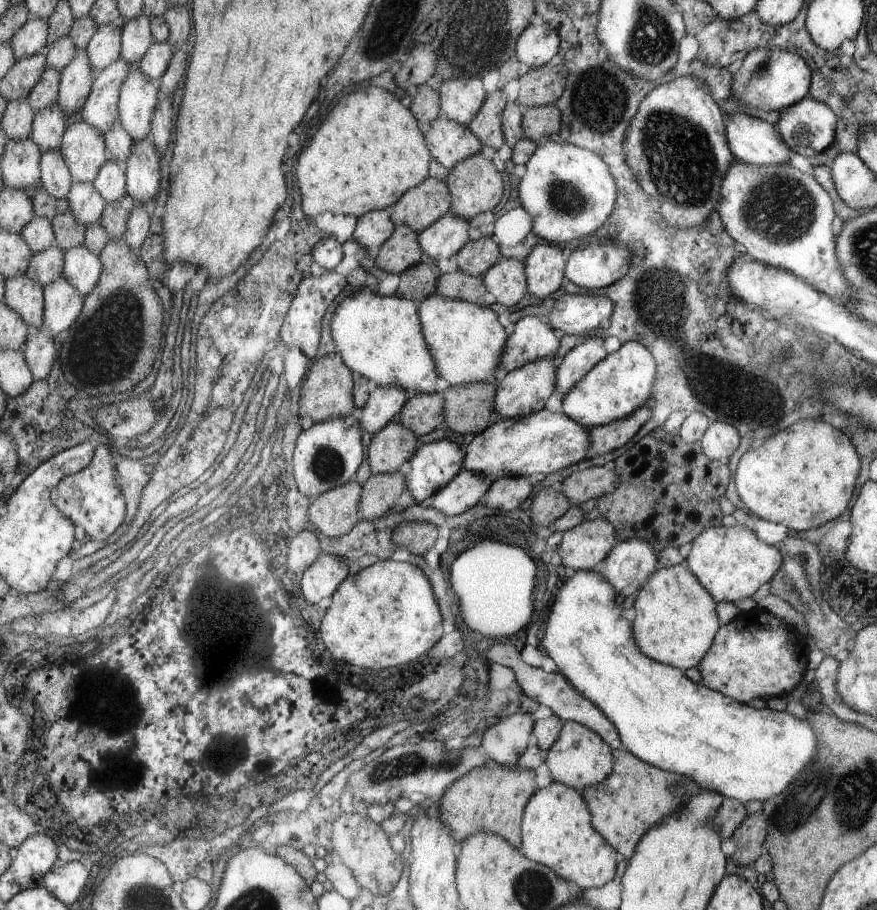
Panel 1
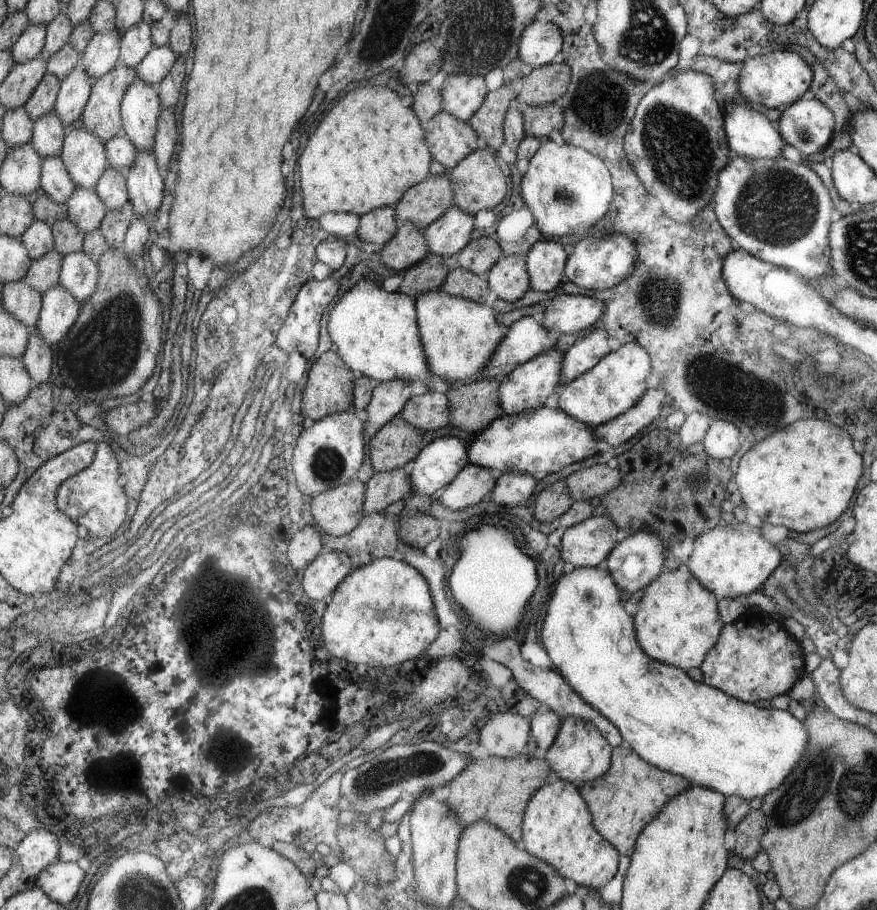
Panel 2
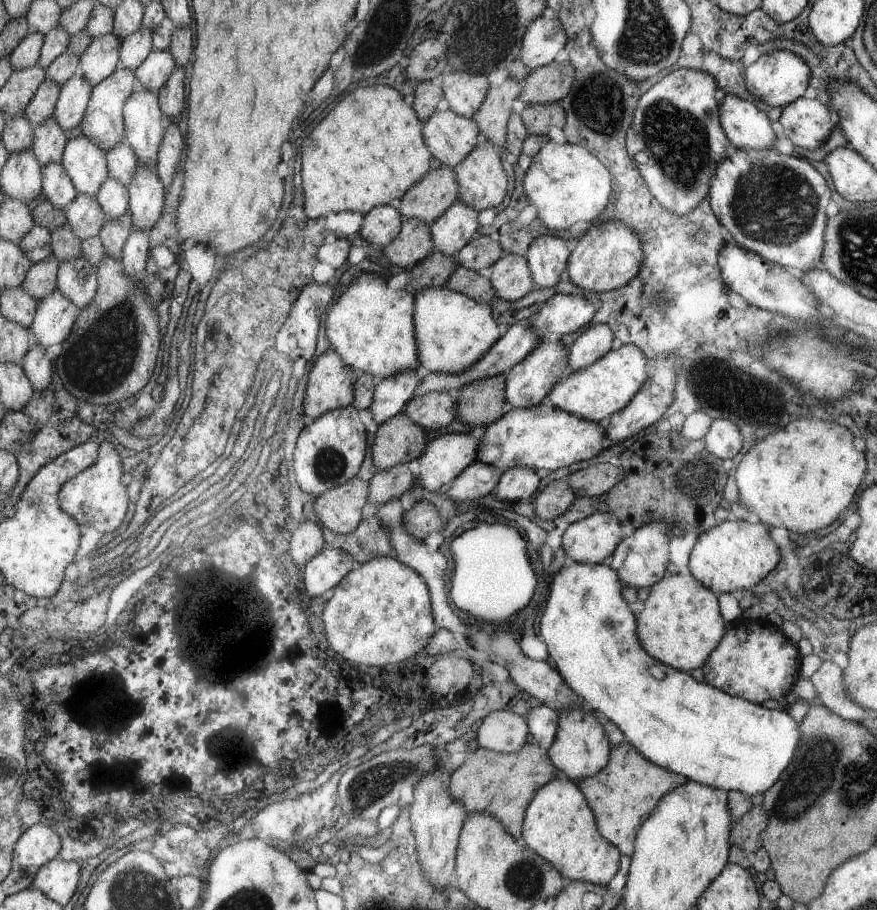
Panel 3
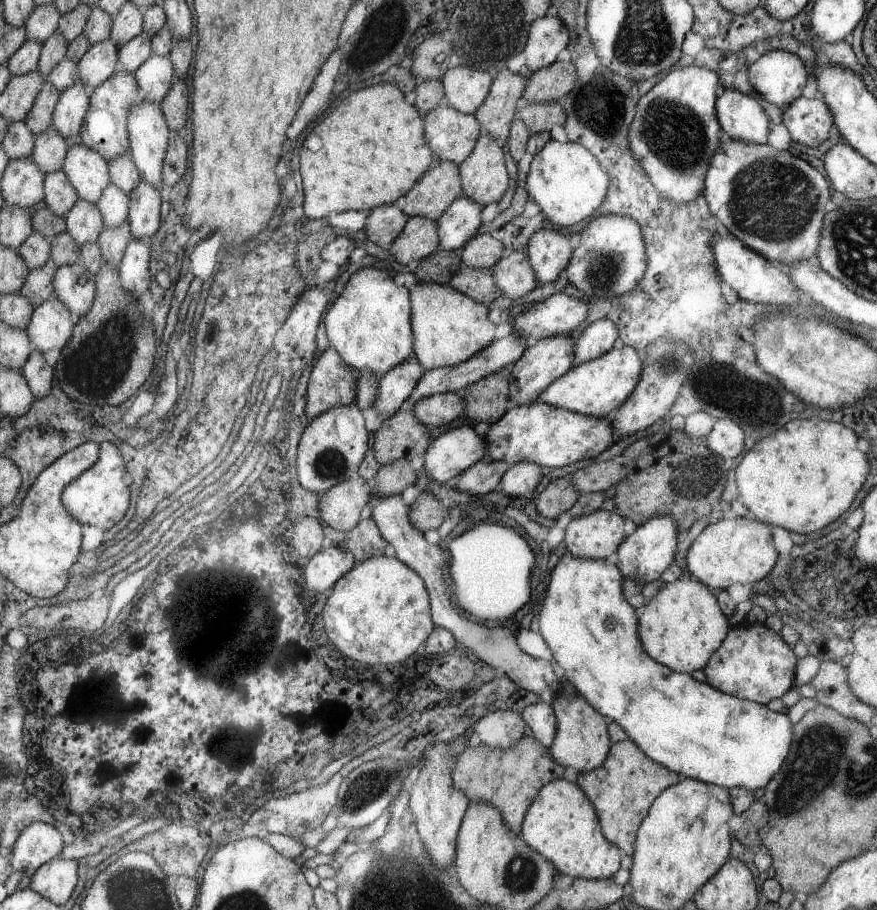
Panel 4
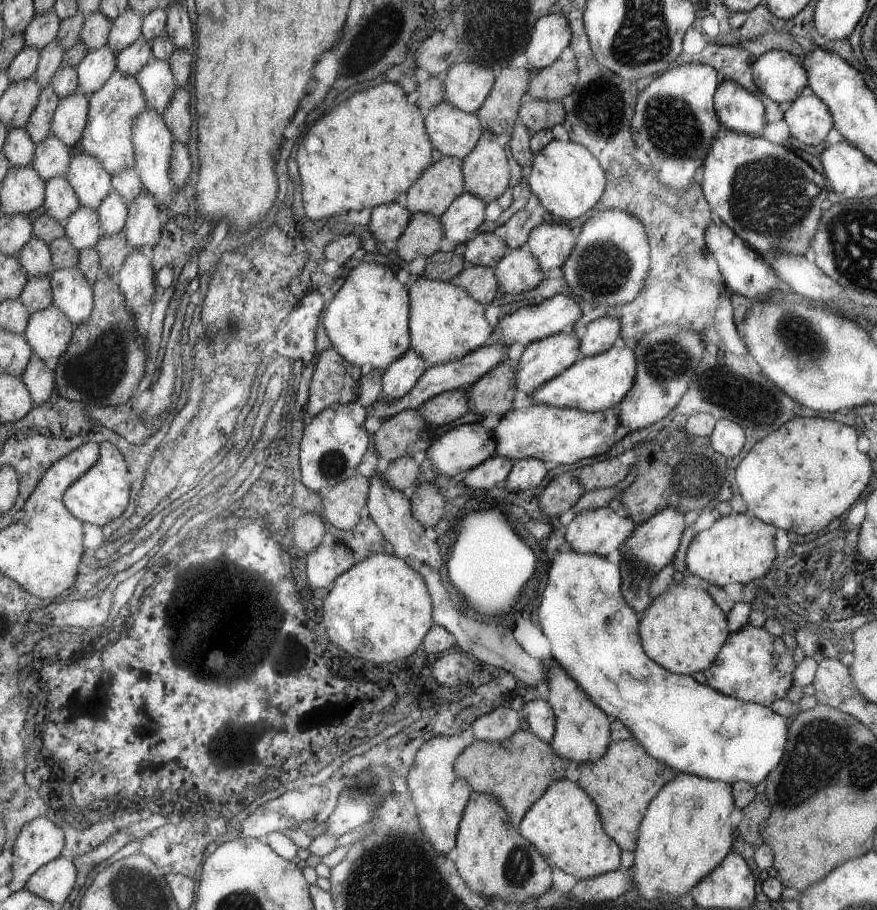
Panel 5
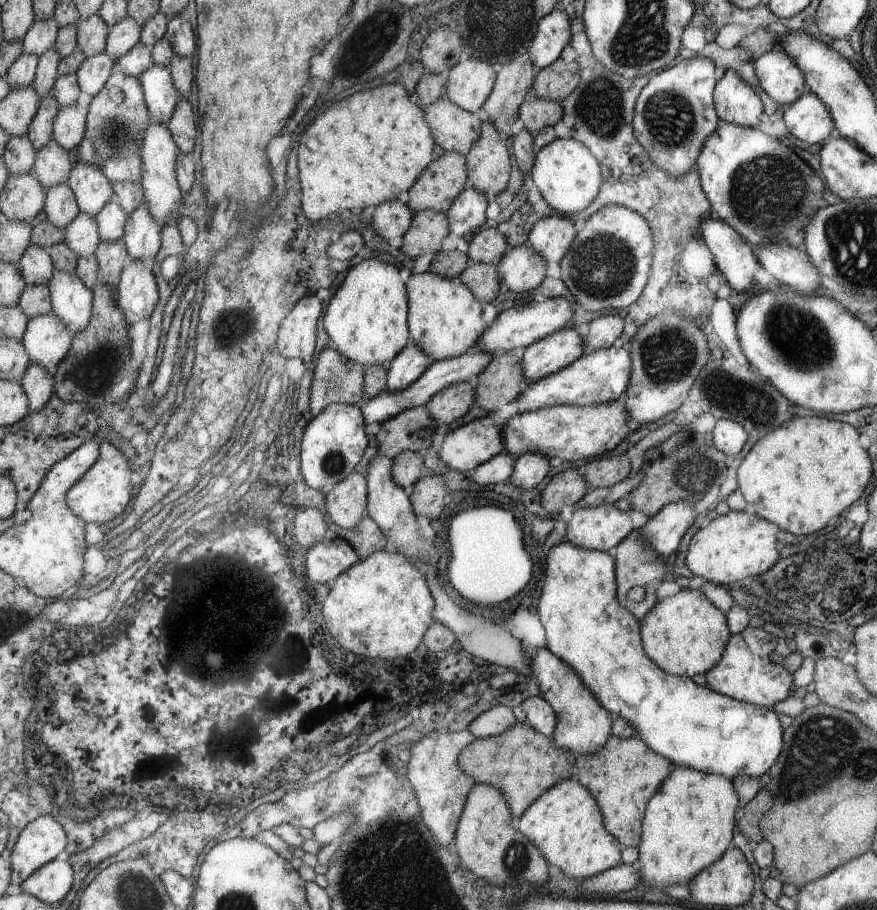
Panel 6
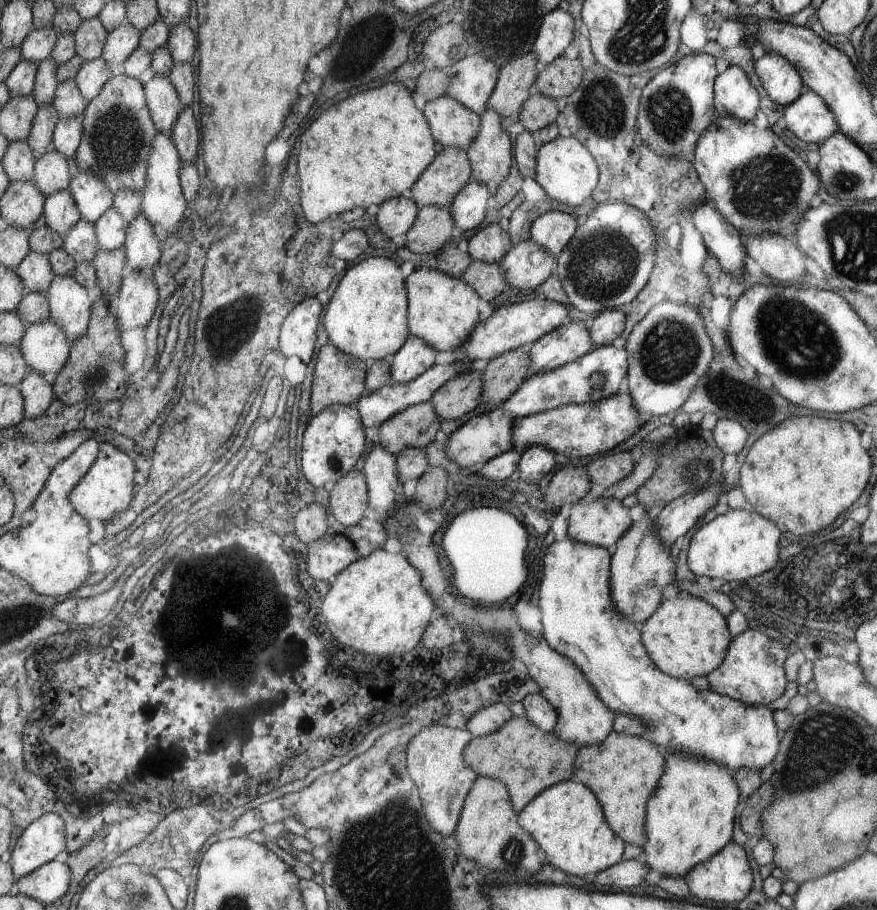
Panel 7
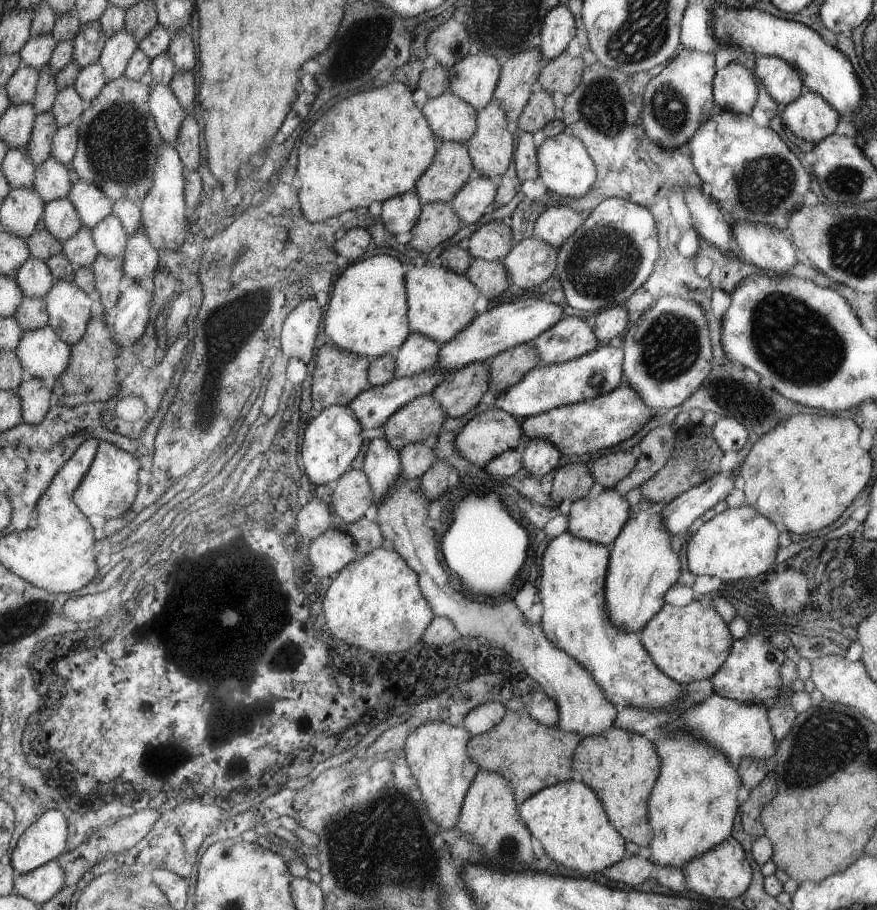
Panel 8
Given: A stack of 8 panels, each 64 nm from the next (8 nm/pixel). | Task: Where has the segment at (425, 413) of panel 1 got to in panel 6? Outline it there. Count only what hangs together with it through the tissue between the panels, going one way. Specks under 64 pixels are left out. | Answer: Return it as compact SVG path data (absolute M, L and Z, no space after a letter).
M470 380L440 390L426 406L429 407L433 419L442 425L460 420L476 404L475 383Z

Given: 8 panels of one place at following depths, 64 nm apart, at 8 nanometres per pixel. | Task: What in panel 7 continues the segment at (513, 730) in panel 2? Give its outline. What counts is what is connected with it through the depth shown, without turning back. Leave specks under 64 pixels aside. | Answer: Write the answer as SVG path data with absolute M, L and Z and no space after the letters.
M494 703L481 708L465 721L465 728L474 734L475 737L484 737L498 730L513 716L508 705Z

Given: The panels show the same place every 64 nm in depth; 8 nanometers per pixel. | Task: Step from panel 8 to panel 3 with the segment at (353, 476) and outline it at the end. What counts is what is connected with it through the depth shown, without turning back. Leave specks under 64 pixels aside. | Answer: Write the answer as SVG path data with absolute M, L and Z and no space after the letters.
M352 480L315 497L313 505L318 523L335 533L345 535L358 528L362 506L368 498L368 481Z

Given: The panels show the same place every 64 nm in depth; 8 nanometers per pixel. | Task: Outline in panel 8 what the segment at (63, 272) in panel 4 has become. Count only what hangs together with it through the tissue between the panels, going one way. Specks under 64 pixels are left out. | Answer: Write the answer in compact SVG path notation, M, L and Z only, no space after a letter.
M58 280L46 294L49 326L65 340L69 346L81 341L88 332L90 302L86 291L73 282Z

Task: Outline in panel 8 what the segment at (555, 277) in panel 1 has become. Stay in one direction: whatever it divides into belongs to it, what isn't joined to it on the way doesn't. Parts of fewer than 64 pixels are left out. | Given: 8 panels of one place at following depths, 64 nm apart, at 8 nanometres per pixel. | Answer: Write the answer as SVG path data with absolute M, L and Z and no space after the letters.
M568 205L547 208L538 216L533 230L534 237L545 240L559 249L568 238L584 224L582 214Z

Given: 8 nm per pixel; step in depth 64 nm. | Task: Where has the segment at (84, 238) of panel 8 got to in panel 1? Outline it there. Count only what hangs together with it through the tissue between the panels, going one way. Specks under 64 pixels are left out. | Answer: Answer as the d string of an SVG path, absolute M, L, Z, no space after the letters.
M73 181L66 199L70 212L85 227L101 220L106 202L92 183Z

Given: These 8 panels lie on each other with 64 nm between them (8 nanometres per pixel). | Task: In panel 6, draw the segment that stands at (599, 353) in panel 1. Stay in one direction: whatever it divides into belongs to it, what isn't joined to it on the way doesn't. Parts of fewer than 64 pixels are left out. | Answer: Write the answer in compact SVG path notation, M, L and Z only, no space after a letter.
M610 314L589 322L585 327L588 330L585 336L586 351L592 352L611 347L614 340L623 334L624 321L619 314Z

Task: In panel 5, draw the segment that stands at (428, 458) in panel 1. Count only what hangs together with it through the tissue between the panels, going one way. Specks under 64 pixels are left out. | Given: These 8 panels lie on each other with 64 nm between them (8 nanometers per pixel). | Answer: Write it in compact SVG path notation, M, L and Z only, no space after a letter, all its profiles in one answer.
M481 423L462 424L446 432L426 452L433 467L454 477L488 461L497 452L496 435Z

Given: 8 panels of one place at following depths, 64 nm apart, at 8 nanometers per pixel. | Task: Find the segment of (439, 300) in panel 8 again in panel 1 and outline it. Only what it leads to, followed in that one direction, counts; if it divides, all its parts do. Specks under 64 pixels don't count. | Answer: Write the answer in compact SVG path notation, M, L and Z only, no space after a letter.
M431 294L420 303L419 318L438 374L451 386L498 381L502 375L501 358L510 334L506 334L507 330L502 328L490 308Z

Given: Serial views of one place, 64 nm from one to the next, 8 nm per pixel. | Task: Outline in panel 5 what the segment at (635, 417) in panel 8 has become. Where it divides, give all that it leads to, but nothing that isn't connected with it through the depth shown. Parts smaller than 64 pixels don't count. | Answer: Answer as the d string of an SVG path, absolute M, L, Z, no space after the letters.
M532 403L526 408L506 413L500 424L493 429L496 435L497 452L495 455L517 461L523 458L537 458L554 464L572 464L584 458L604 456L622 437L623 427L617 408L588 412L579 408L562 408Z

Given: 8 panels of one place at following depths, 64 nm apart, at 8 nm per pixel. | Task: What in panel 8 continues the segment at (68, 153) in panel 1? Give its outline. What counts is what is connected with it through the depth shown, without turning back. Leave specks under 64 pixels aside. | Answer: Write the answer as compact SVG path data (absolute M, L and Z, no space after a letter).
M80 178L72 184L67 198L76 208L81 224L90 230L112 214L114 202L94 182L86 182Z

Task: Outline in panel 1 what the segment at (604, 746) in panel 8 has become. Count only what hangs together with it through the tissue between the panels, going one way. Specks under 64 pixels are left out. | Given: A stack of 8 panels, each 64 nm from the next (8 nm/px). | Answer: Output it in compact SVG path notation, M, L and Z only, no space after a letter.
M612 749L614 765L612 772L598 784L584 788L581 793L587 802L591 822L602 838L626 860L636 852L636 846L653 826L660 825L666 817L672 817L694 793L702 790L697 782L686 776L670 774L646 764L628 749Z

